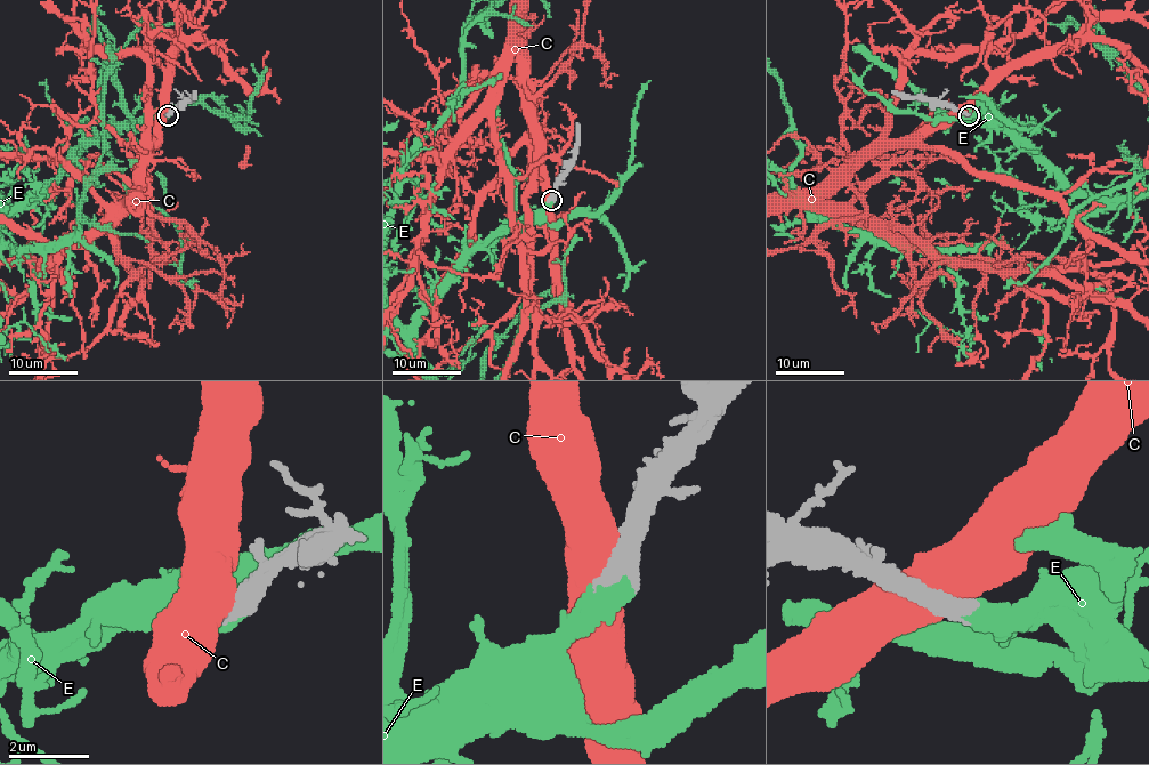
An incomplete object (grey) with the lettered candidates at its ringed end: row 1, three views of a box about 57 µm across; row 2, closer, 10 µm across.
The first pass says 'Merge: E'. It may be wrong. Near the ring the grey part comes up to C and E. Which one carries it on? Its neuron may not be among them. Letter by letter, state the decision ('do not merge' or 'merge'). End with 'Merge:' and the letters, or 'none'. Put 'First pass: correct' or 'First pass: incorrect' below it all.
C: do not merge
E: merge
Merge: E
First pass: correct

